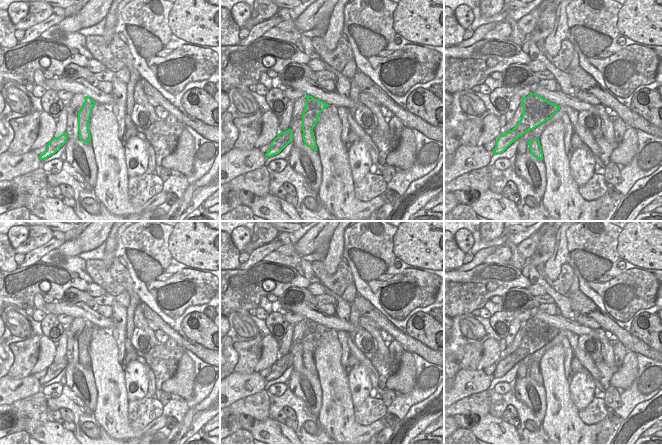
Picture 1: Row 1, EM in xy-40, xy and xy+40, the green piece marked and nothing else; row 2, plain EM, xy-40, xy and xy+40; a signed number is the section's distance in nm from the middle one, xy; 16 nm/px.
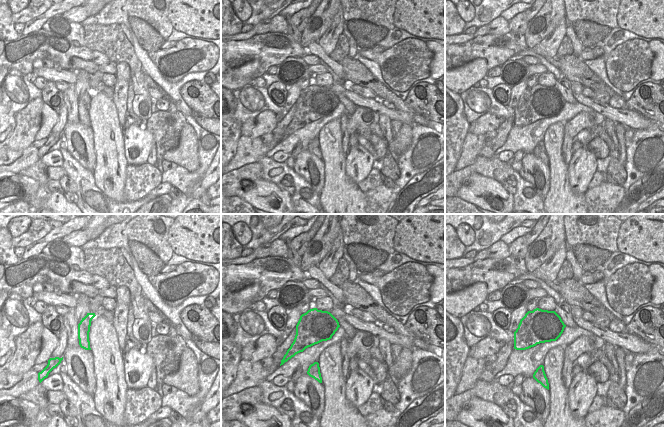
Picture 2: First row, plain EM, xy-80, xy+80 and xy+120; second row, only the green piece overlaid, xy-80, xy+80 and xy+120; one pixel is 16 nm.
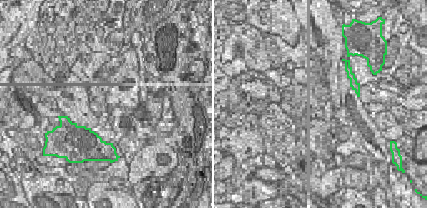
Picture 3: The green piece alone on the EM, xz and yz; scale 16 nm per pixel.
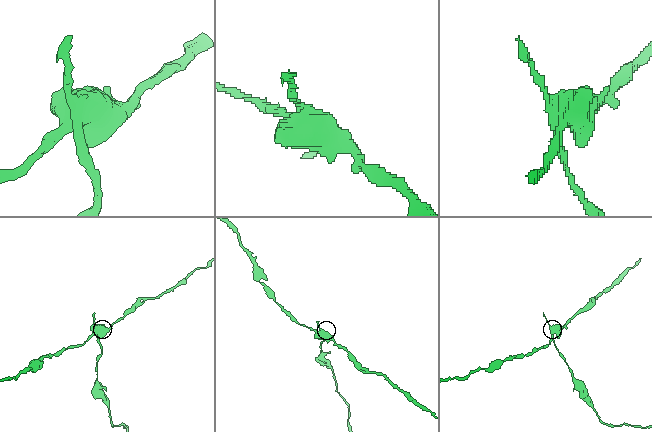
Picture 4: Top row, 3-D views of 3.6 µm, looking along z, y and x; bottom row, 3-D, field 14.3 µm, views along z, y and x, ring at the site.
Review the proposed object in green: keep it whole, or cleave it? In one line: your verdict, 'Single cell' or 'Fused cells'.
Fused cells

